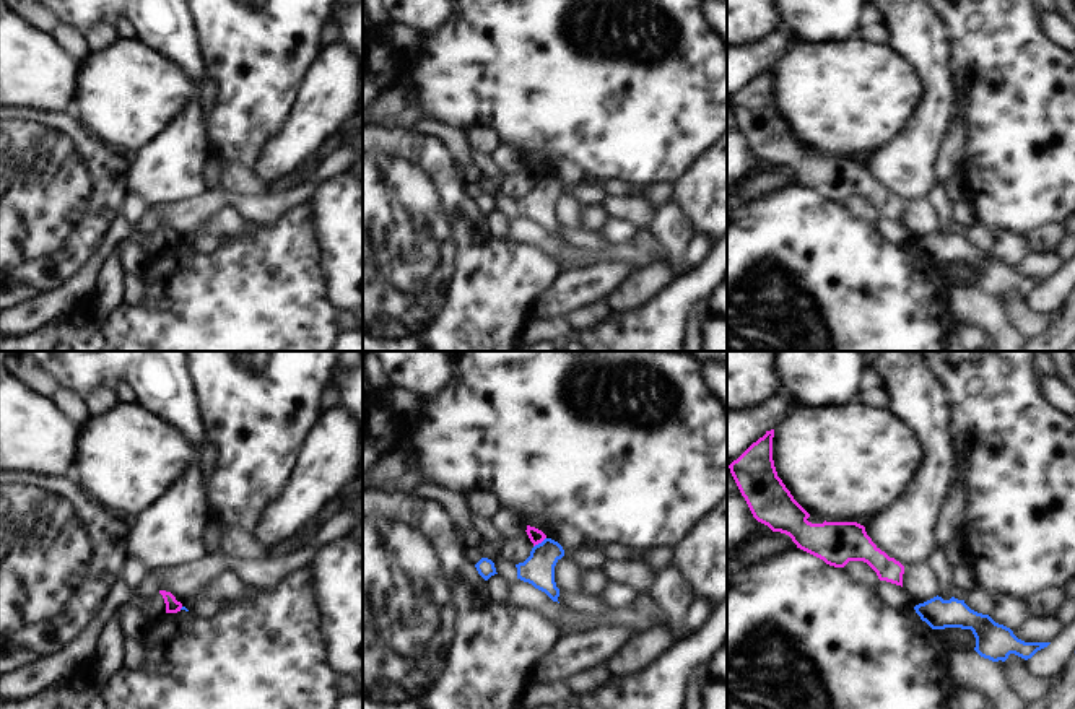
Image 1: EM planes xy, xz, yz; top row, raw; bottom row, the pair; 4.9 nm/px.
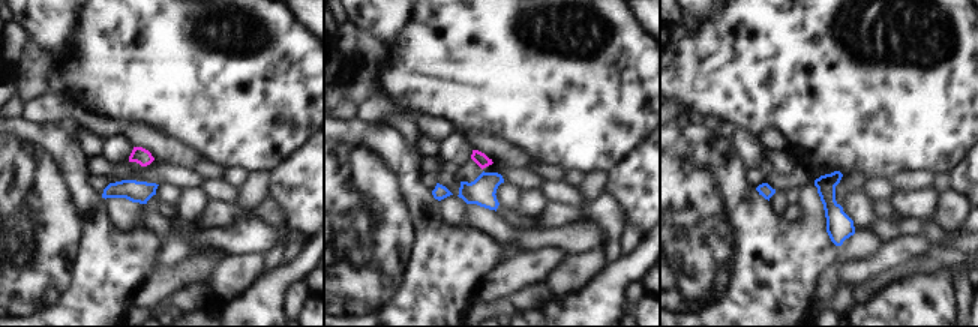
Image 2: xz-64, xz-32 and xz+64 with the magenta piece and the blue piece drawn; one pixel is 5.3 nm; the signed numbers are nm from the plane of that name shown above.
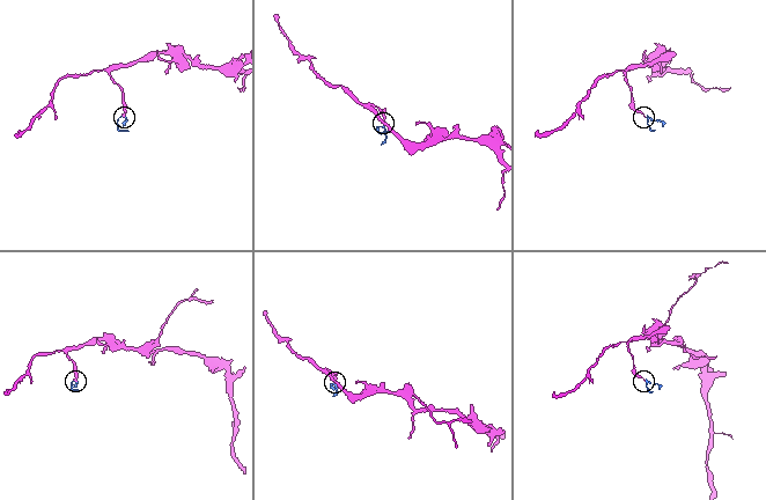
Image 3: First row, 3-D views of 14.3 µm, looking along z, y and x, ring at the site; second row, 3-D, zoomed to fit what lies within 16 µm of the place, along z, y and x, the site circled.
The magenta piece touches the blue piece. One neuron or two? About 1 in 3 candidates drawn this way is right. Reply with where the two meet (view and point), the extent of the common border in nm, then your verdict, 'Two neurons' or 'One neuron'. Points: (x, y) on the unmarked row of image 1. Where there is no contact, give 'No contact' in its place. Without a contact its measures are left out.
Touches magenta at xz (539, 178). Shared border 80 nm. Two neurons.

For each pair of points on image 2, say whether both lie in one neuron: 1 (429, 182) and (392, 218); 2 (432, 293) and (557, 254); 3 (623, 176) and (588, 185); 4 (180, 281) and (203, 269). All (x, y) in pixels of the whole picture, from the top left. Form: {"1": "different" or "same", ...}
{"1": "different", "2": "different", "3": "different", "4": "same"}

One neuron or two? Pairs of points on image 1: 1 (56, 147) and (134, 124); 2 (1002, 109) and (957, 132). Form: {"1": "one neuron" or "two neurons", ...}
{"1": "two neurons", "2": "two neurons"}

